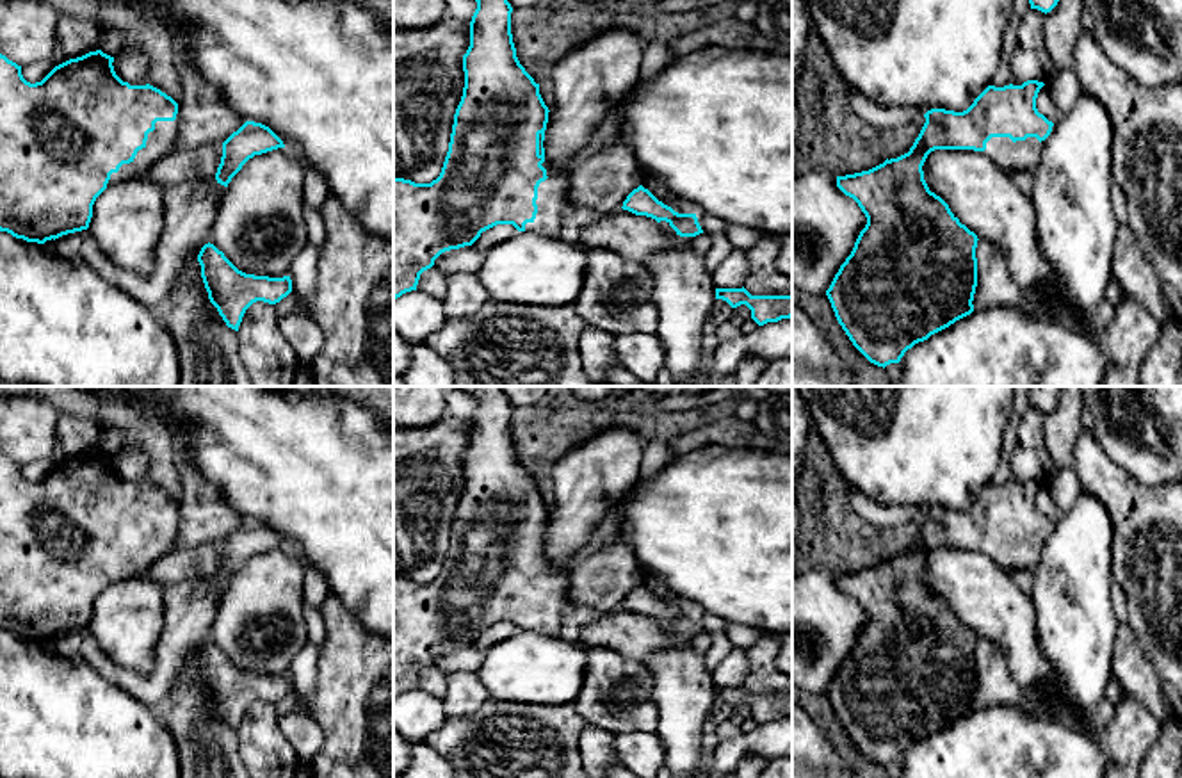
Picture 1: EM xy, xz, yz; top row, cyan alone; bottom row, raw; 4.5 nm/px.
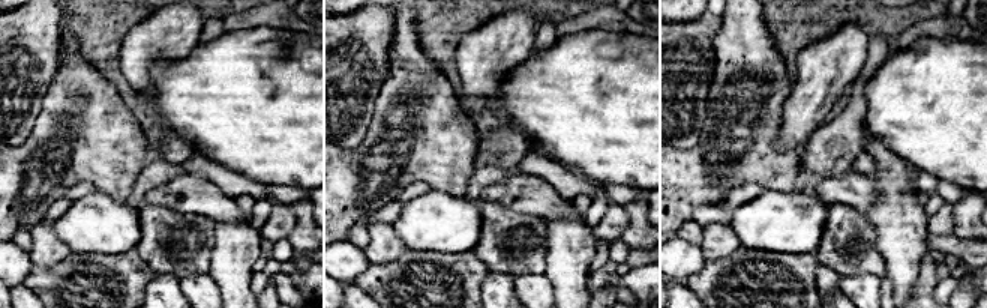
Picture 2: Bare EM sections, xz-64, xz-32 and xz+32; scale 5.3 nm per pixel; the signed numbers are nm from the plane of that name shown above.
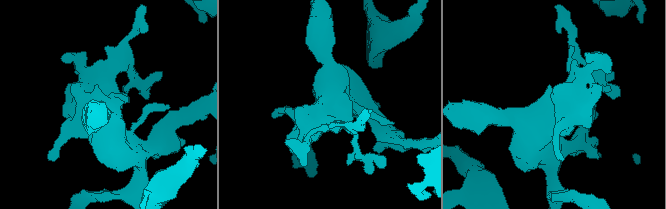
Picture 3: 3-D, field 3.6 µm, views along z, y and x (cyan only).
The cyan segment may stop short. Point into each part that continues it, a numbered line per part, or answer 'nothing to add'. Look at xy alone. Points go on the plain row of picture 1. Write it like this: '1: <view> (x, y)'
1: xy (162, 538)

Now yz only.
1: yz (1022, 554)

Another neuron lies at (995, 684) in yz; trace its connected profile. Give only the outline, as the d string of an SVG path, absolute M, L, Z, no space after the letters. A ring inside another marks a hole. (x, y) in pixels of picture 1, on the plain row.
M979 637L976 657L977 685L972 700L974 709L1024 703L1024 693L1009 669L1000 644L992 639Z

